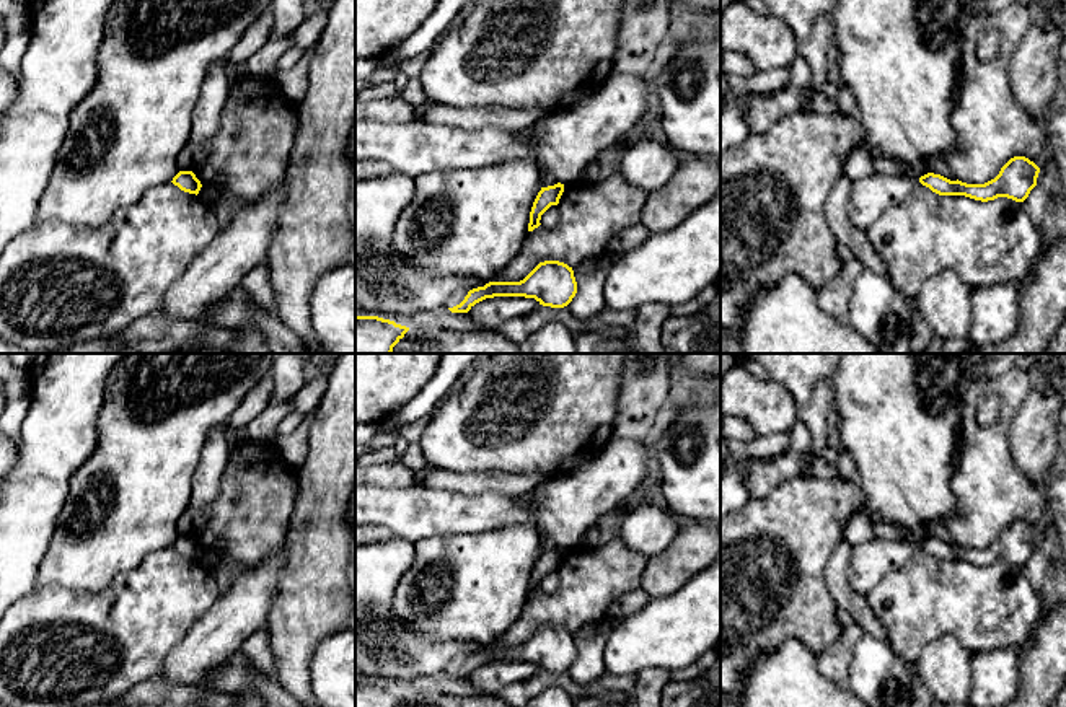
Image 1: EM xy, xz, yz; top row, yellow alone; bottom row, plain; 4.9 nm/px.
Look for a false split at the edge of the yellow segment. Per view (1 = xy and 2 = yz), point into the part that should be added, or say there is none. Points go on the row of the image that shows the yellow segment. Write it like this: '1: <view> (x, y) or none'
1: none
2: none

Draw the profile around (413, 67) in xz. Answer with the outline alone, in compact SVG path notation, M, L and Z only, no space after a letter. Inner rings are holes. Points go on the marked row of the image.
M429 52L419 54L412 59L407 59L401 64L401 70L409 77L409 78L419 78L424 64L429 59Z

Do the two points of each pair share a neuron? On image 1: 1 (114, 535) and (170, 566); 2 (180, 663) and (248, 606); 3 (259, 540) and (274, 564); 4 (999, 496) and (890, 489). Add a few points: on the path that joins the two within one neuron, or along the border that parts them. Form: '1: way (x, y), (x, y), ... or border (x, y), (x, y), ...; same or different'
1: border (170, 546), (154, 549), (137, 566), (116, 575); different
2: way (196, 655), (232, 619); same
3: border (282, 543), (266, 559), (245, 569); different
4: border (957, 455), (951, 483), (955, 510), (942, 523); different

